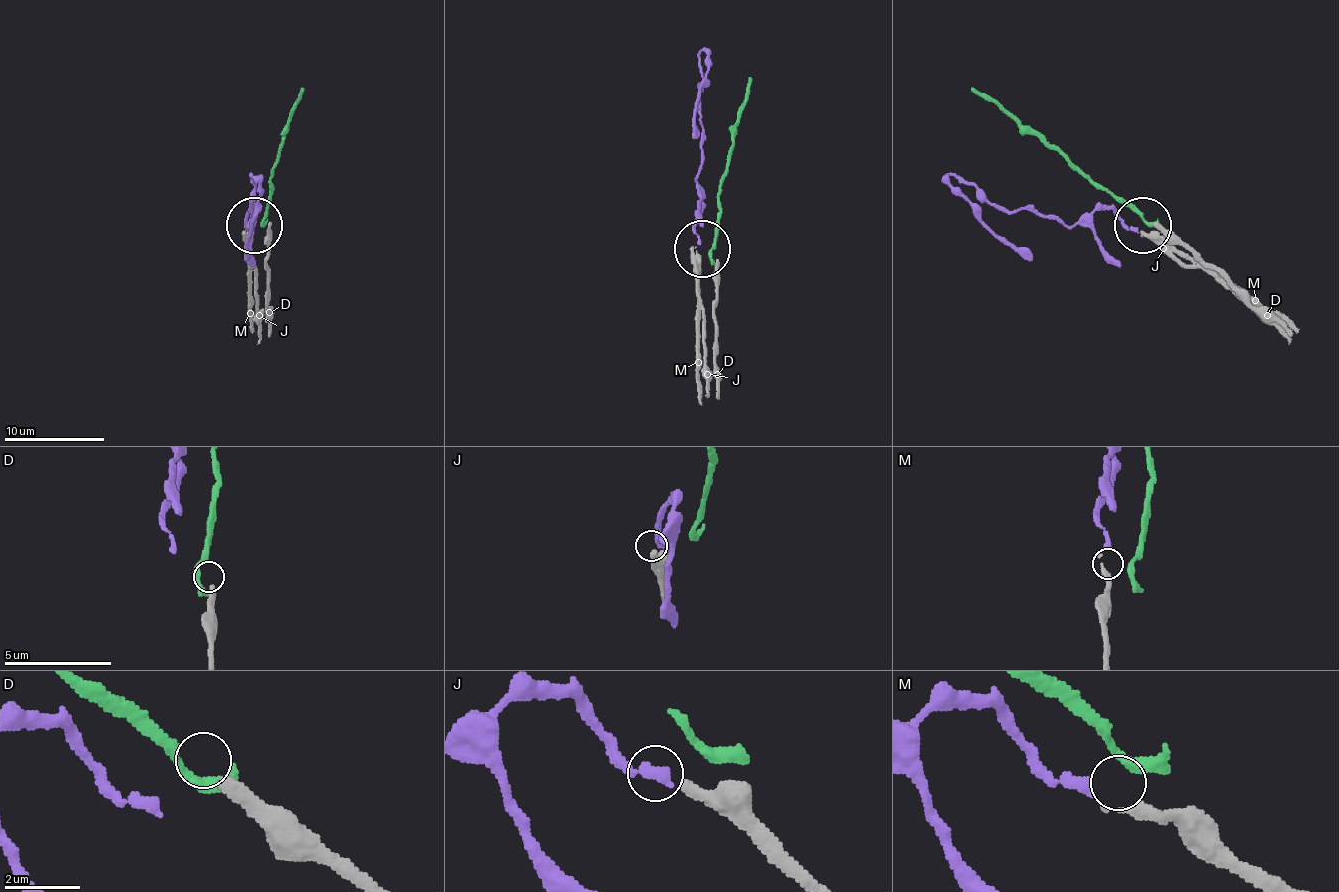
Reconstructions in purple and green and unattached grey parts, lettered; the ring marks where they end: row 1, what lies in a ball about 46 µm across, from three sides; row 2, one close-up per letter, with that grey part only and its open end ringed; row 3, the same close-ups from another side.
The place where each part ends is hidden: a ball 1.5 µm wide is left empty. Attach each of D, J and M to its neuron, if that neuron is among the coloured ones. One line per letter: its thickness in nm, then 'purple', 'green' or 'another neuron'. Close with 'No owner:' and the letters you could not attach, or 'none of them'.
D: calibre 320 nm; another neuron
J: calibre 280 nm; another neuron
M: calibre 300 nm; purple
No owner: D, J

